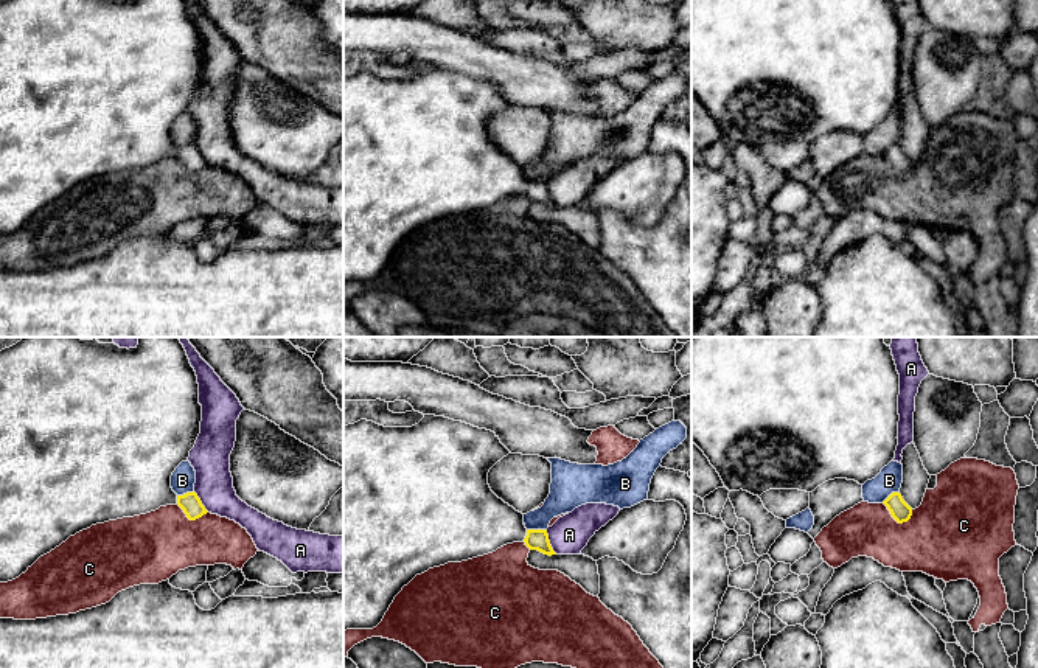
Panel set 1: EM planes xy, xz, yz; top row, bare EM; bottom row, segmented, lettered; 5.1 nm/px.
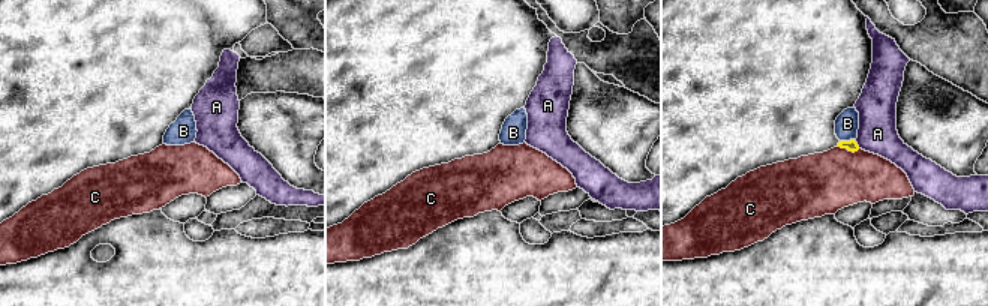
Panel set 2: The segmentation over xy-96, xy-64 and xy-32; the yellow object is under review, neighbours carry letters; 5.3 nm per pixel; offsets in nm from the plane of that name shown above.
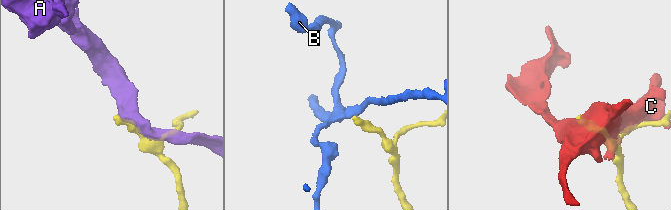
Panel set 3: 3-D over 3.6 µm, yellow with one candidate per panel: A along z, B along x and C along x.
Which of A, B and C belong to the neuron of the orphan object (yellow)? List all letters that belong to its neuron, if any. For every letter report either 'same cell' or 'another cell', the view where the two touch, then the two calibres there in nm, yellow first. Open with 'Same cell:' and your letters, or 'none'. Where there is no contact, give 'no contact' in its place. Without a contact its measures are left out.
Same cell: none
A: another cell; meets yellow in xz; 110 nm thick on the yellow side, 200 nm on the other
B: another cell; meets yellow in xz; 110 nm thick on the yellow side, 180 nm on the other
C: another cell; meets yellow in yz; 100 nm thick on the yellow side, 380 nm on the other

